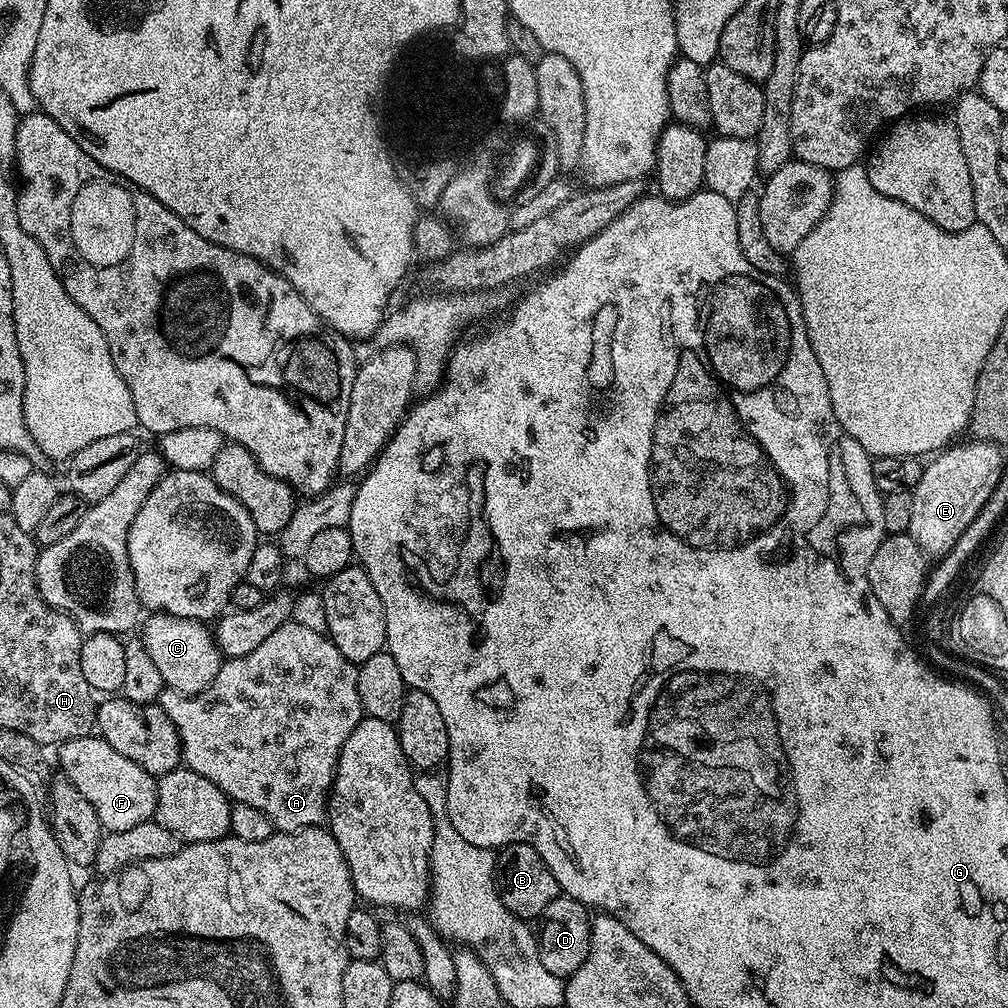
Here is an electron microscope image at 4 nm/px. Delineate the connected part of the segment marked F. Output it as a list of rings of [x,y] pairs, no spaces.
[[[99,734],[79,736],[59,745],[59,771],[82,794],[86,802],[94,806],[94,814],[98,814],[98,822],[105,833],[118,830],[130,830],[134,826],[149,823],[155,817],[158,794],[156,793],[157,777],[152,776],[138,762],[130,762],[110,746]]]

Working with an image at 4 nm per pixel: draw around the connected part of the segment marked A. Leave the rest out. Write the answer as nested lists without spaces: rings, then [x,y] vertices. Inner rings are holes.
[[[289,622],[278,626],[258,650],[225,659],[214,682],[197,696],[184,696],[164,687],[158,703],[178,730],[186,767],[210,778],[229,800],[261,811],[275,831],[297,832],[325,823],[340,751],[354,726],[365,719],[356,670],[357,665],[349,662],[325,633]]]

